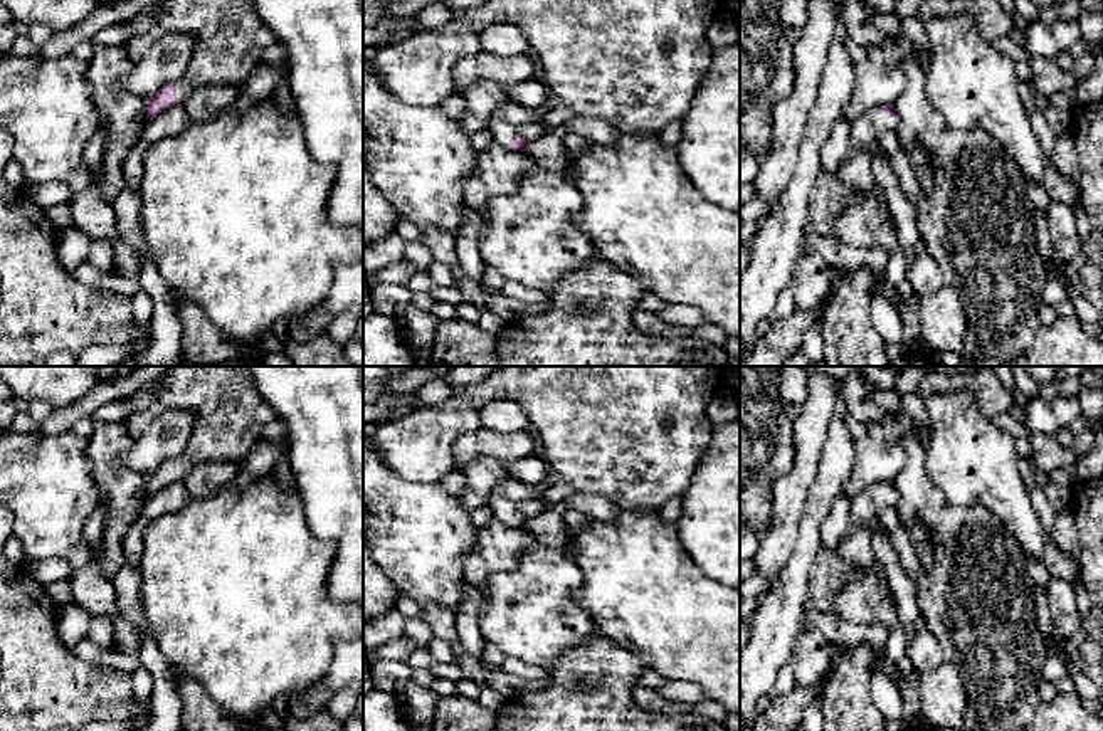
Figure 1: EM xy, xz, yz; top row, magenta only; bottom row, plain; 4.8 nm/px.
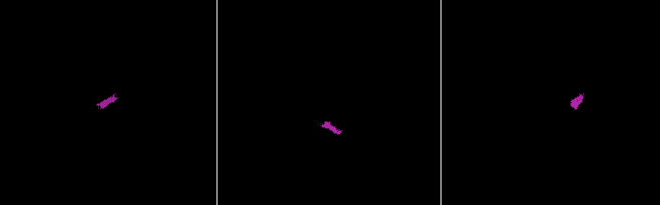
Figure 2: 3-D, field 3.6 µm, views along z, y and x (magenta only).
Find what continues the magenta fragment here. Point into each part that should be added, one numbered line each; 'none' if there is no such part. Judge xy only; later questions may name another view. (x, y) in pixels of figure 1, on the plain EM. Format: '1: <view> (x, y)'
1: xy (229, 412)

